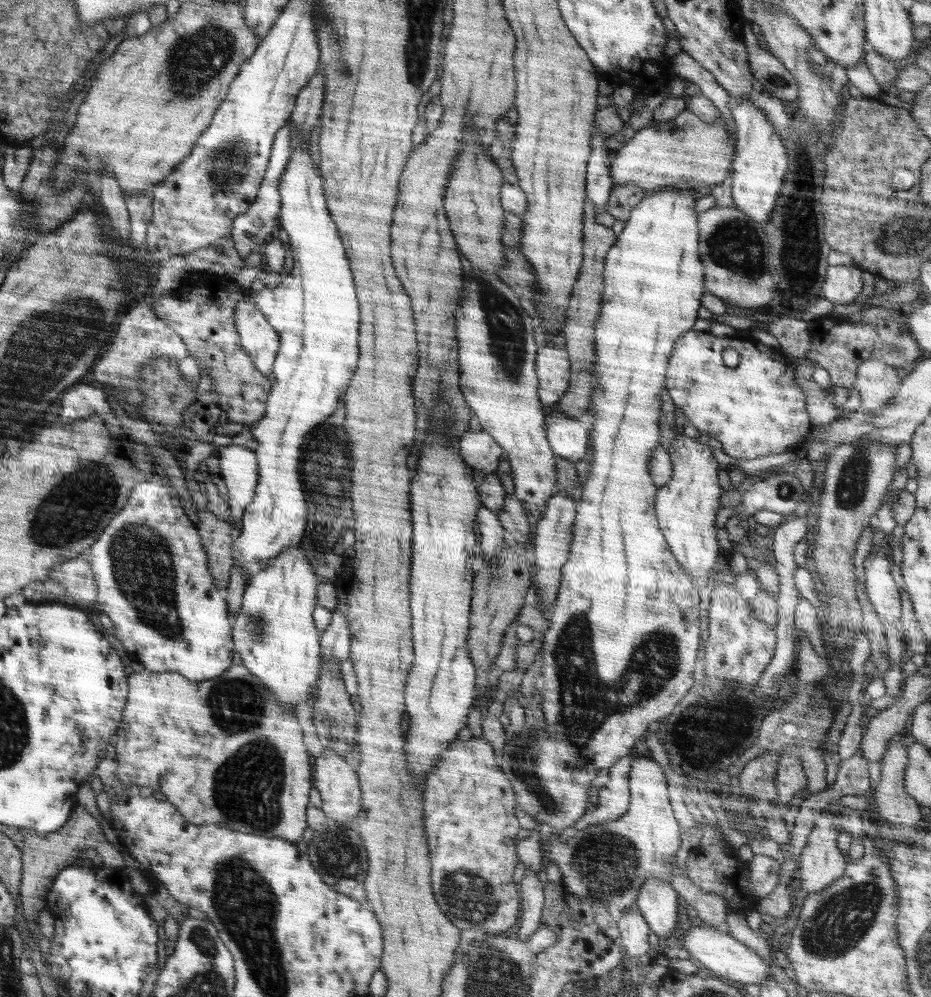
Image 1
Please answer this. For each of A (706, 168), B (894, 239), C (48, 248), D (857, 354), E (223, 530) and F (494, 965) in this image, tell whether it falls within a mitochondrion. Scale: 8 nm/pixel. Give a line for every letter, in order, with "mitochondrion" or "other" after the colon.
A: other
B: mitochondrion
C: other
D: other
E: other
F: mitochondrion

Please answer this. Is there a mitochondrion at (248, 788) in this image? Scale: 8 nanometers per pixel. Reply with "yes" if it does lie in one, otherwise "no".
yes

